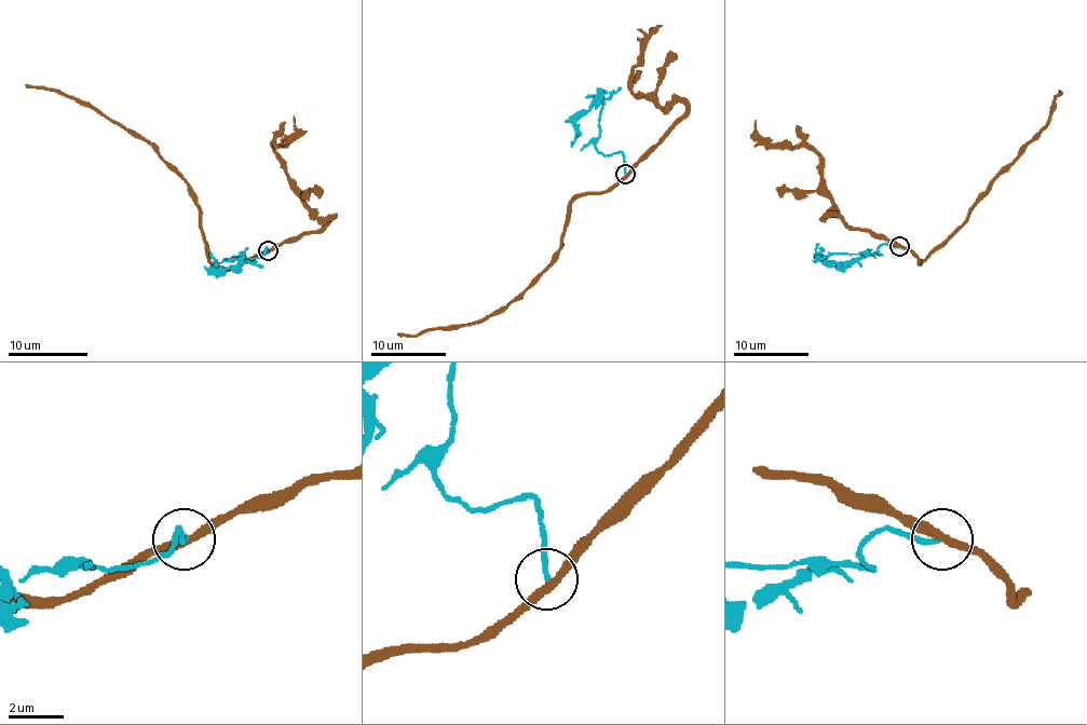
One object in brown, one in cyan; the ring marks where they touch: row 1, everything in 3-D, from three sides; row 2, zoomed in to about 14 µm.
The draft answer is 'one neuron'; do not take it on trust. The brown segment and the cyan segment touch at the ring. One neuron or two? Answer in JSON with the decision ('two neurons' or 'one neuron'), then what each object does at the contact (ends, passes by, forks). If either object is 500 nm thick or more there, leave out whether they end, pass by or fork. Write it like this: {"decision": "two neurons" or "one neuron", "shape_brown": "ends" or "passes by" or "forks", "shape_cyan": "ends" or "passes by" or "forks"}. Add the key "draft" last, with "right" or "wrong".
{"decision": "two neurons", "shape_brown": "passes by", "shape_cyan": "ends", "draft": "wrong"}

